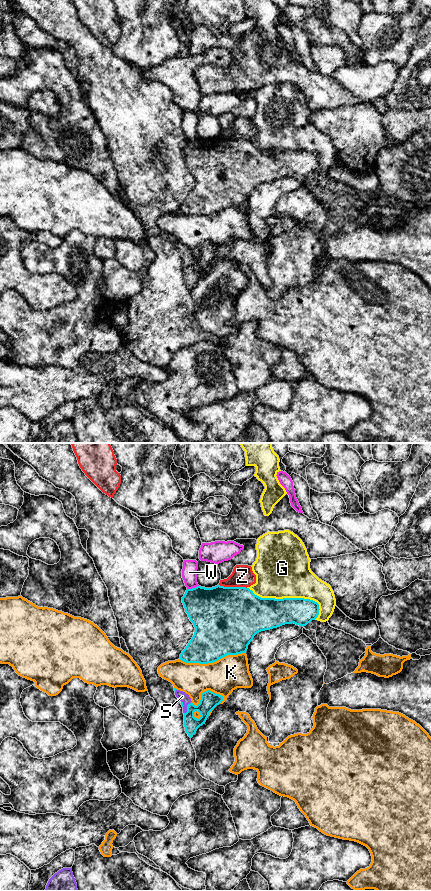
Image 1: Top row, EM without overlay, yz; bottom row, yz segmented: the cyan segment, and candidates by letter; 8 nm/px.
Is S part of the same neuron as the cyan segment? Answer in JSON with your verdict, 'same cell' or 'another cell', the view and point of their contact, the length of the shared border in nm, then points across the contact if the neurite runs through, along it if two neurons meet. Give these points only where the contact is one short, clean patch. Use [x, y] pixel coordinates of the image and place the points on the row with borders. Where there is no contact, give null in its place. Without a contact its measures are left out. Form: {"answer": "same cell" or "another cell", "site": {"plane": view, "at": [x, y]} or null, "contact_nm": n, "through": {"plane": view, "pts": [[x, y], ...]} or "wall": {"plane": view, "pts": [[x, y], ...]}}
{"answer": "same cell", "site": {"plane": "yz", "at": [187, 707]}, "contact_nm": 120, "through": {"plane": "yz", "pts": [[209, 700], [201, 708], [187, 707], [186, 701], [182, 696]]}}

